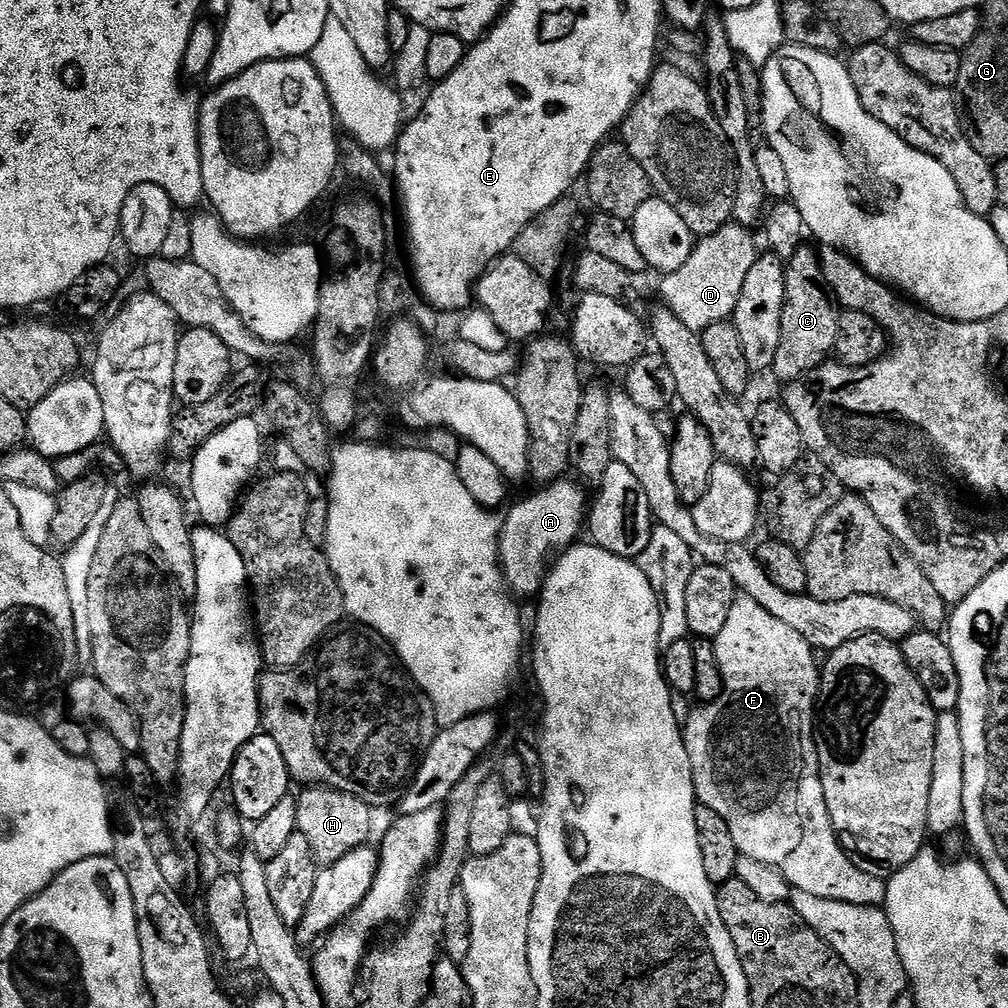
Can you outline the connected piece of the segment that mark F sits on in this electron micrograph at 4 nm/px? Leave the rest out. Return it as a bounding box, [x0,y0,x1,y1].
[682,594,888,907]

